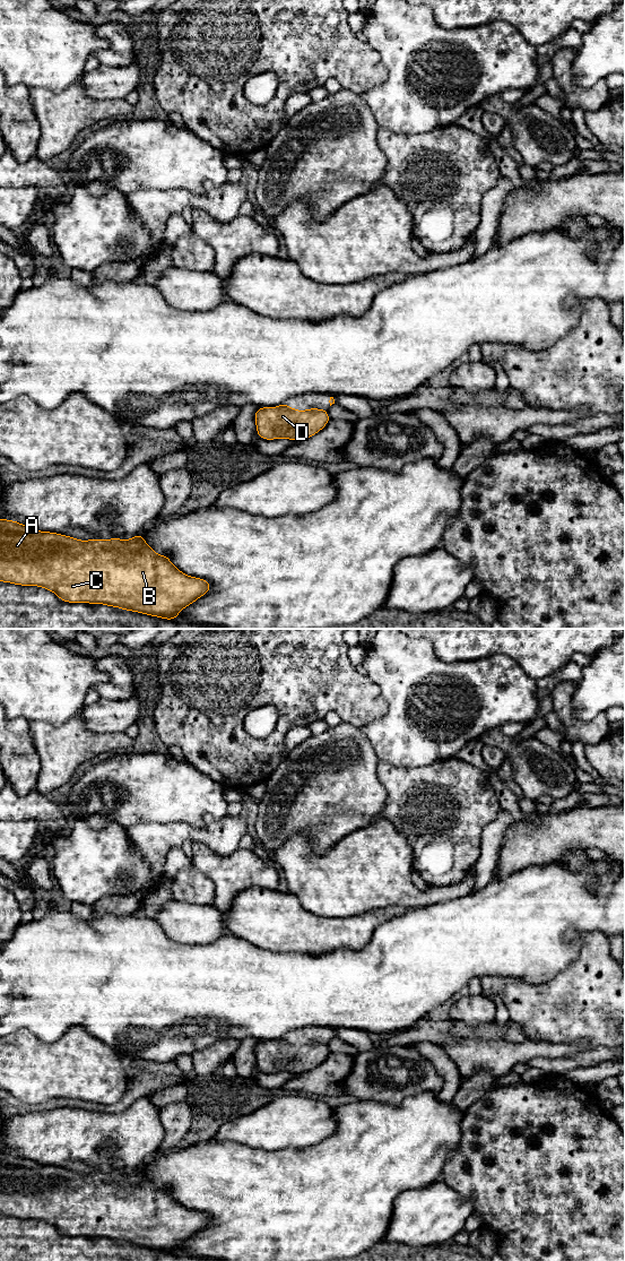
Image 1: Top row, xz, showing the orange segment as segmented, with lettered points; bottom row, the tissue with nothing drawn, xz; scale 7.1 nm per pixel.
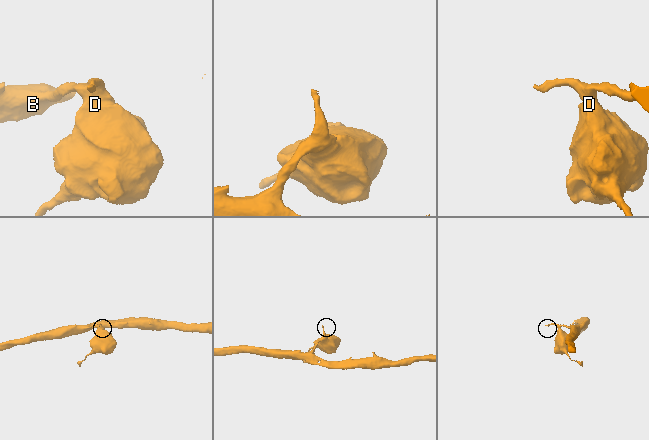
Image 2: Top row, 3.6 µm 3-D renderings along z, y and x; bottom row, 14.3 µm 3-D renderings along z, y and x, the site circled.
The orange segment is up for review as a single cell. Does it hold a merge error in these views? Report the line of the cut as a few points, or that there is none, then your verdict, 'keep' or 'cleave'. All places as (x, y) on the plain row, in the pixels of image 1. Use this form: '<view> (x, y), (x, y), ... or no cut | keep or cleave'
no cut | keep

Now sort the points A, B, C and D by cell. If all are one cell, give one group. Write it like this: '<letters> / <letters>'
A B C D

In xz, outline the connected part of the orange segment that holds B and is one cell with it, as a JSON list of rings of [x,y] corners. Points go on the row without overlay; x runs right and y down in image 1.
[[[0,1152],[0,1215],[19,1219],[36,1219],[54,1226],[66,1236],[103,1237],[125,1244],[174,1253],[179,1246],[209,1225],[209,1215],[184,1208],[167,1189],[157,1187],[141,1167],[130,1173],[87,1173],[40,1165],[9,1152]]]

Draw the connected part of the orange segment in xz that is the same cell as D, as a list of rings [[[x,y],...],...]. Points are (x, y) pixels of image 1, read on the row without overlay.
[[[286,1036],[277,1040],[259,1040],[254,1047],[257,1059],[257,1068],[263,1073],[289,1072],[302,1076],[305,1072],[320,1065],[330,1054],[330,1050],[325,1043],[309,1042],[297,1044],[289,1040]]]

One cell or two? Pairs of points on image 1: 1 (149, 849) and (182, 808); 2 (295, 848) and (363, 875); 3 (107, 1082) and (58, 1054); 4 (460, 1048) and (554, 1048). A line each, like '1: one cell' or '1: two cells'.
1: two cells
2: one cell
3: one cell
4: one cell

